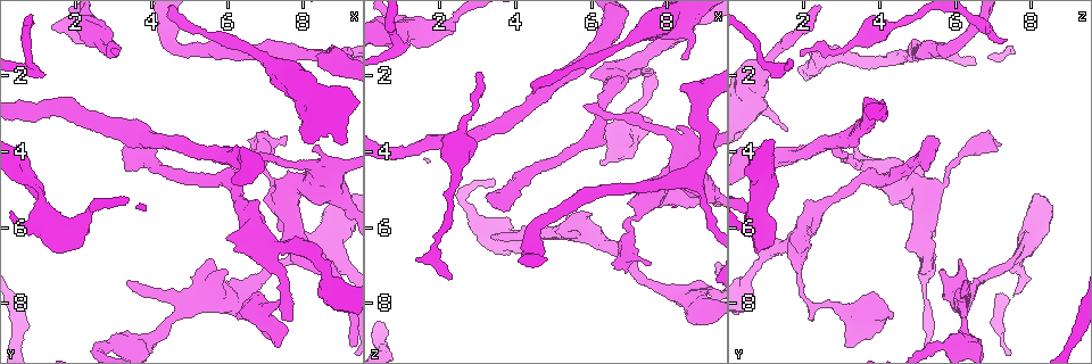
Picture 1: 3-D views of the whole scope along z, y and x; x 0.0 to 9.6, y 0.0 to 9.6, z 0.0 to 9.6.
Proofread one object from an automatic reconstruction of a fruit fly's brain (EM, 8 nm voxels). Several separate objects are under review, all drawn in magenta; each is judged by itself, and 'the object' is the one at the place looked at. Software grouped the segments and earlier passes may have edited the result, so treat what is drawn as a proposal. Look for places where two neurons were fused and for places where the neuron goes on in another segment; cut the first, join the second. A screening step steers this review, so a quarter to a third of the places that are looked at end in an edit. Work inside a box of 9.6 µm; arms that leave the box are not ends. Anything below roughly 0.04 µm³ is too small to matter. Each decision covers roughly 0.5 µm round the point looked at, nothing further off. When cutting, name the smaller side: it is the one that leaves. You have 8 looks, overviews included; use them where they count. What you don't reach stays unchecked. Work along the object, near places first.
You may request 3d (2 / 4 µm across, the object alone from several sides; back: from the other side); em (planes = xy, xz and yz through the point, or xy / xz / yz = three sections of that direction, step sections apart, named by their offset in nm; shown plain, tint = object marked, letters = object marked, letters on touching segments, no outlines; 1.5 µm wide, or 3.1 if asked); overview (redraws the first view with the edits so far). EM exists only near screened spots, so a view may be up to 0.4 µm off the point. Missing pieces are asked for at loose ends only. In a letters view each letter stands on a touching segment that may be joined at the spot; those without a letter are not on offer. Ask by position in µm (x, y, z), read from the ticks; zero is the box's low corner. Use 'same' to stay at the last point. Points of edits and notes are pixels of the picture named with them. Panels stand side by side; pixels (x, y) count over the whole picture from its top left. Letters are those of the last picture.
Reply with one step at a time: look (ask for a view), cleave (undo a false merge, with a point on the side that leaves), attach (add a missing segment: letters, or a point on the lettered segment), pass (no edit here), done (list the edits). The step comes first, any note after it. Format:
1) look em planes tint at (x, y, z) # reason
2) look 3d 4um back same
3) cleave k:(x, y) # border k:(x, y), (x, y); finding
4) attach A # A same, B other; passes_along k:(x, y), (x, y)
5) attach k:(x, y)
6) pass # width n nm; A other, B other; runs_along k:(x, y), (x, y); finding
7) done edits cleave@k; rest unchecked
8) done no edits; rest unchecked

look 3d 2um at (1.35, 0.65, 6.95) # free end

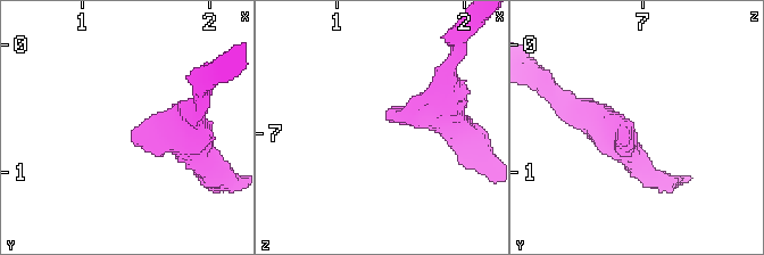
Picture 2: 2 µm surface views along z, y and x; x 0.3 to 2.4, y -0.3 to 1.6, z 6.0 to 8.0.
look em planes letters at (1.36, 0.70, 6.88)

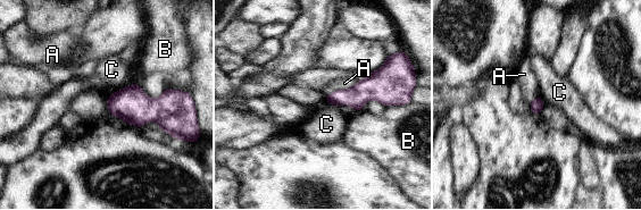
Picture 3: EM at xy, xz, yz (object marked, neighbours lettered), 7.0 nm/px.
pass # A other, B other, C other; border 3:(325, 100), (336, 106); no lettered segment goes on from it

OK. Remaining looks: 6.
look 3d 4um at (3.10, 1.45, 2.00) # tapers out

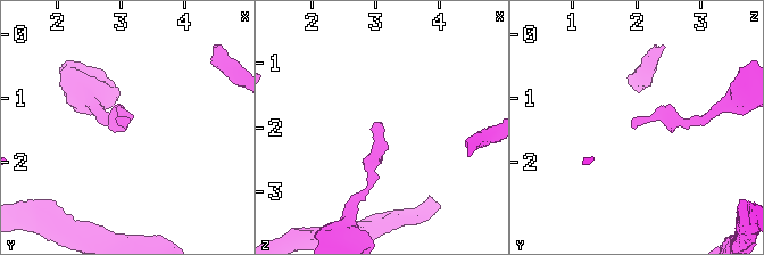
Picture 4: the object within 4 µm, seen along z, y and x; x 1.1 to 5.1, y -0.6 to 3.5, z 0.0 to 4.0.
look em planes letters at (3.10, 1.50, 2.00) # now the EM

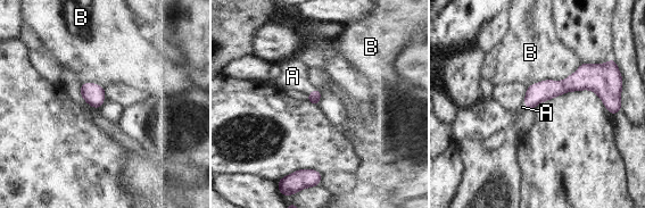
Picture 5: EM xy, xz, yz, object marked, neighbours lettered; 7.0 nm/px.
attach A # longest_contact B 420 nm; A same, B other; the neuron continues

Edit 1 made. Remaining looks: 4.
look em xy step 4 tint at (7.55, 3.70, 7.00) # free end

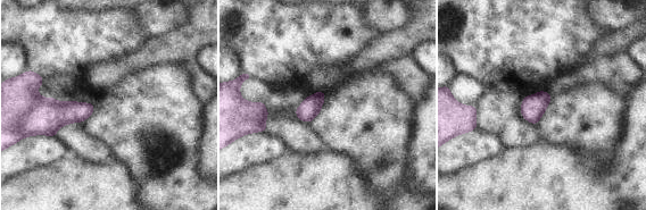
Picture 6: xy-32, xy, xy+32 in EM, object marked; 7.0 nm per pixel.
look em xy step 4 letters same

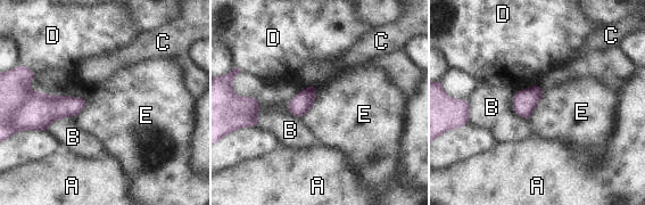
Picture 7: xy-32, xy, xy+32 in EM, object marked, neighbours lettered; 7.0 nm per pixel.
pass # A other, B other, C other, D other, E other; border 7:(540, 85), (529, 85), (517, 91); none of them fits

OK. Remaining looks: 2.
done edits attach@5; rest unchecked

